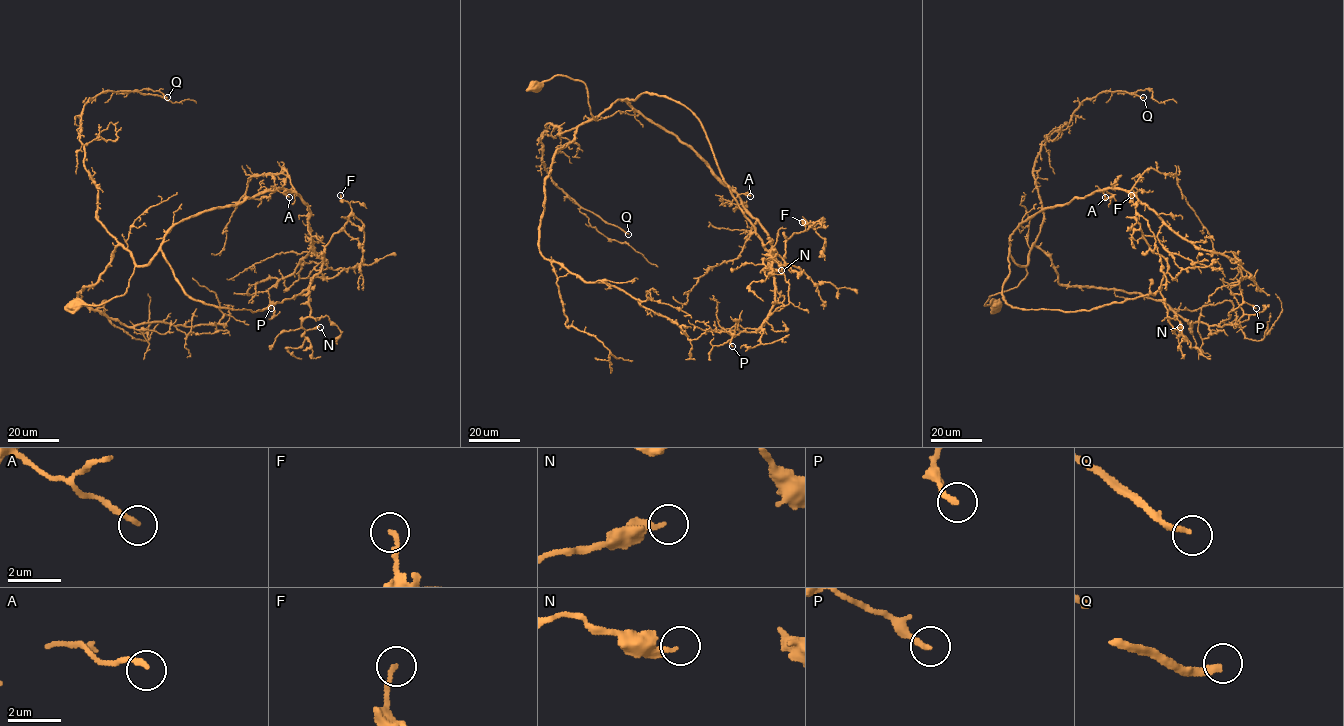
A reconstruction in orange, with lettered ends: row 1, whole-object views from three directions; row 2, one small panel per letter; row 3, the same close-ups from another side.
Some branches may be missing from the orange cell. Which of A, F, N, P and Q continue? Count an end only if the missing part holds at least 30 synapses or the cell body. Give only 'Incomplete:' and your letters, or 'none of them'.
Incomplete: A, Q

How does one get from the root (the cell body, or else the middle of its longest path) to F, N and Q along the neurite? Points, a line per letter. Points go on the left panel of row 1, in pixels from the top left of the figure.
F: (74, 305), (123, 295), (160, 250), (194, 299), (252, 311), (290, 299), (347, 221), (340, 195)
N: (74, 305), (123, 295), (134, 267), (160, 250), (194, 299), (257, 311), (307, 290), (302, 327), (320, 327)
Q: (74, 305), (123, 295), (134, 269), (96, 217), (98, 188), (80, 141), (84, 105), (109, 91), (167, 97)

